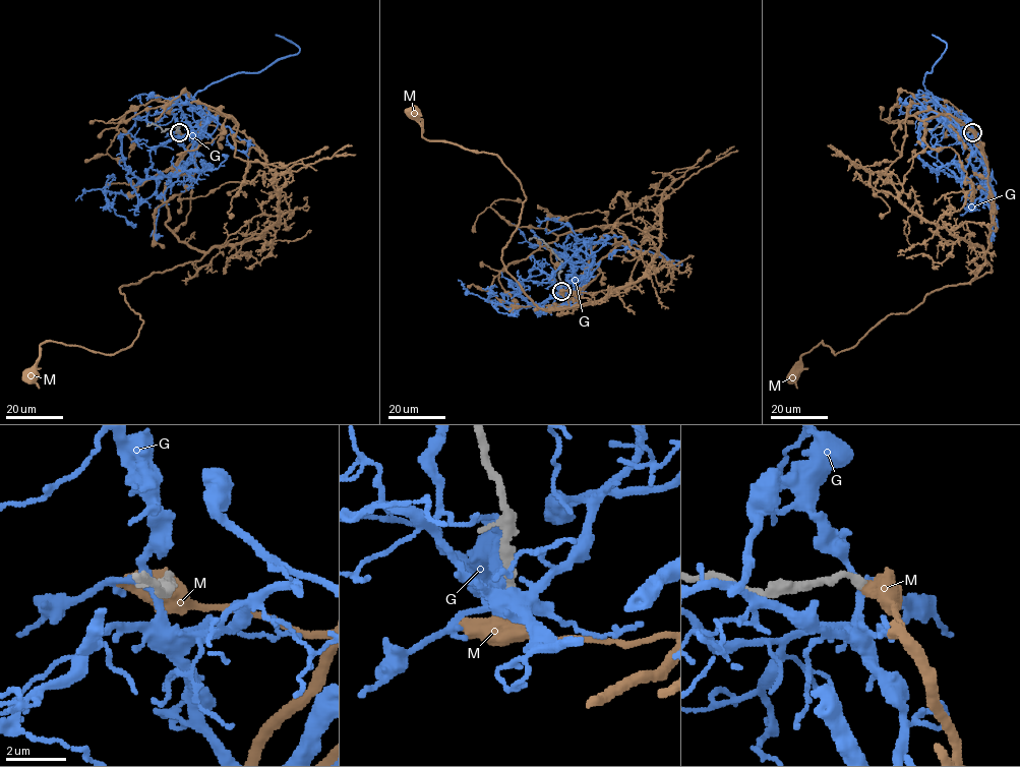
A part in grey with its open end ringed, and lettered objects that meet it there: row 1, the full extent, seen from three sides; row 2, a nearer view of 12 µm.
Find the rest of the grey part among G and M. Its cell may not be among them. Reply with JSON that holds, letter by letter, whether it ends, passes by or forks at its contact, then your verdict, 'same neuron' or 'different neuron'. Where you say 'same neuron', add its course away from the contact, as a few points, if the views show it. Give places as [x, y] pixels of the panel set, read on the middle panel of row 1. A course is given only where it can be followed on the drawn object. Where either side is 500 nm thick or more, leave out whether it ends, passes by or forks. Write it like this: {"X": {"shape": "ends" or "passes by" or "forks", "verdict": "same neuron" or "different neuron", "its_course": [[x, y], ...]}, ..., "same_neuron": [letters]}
{"G": {"shape": "forks", "verdict": "different neuron"}, "M": {"verdict": "different neuron"}, "same_neuron": []}

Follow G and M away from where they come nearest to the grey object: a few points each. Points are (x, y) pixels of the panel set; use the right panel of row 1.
G: (972, 132), (973, 152), (959, 125), (925, 89), (925, 74), (947, 48), (932, 34)
M: (972, 132), (987, 163), (992, 271), (932, 291), (836, 354), (822, 342), (791, 378)

